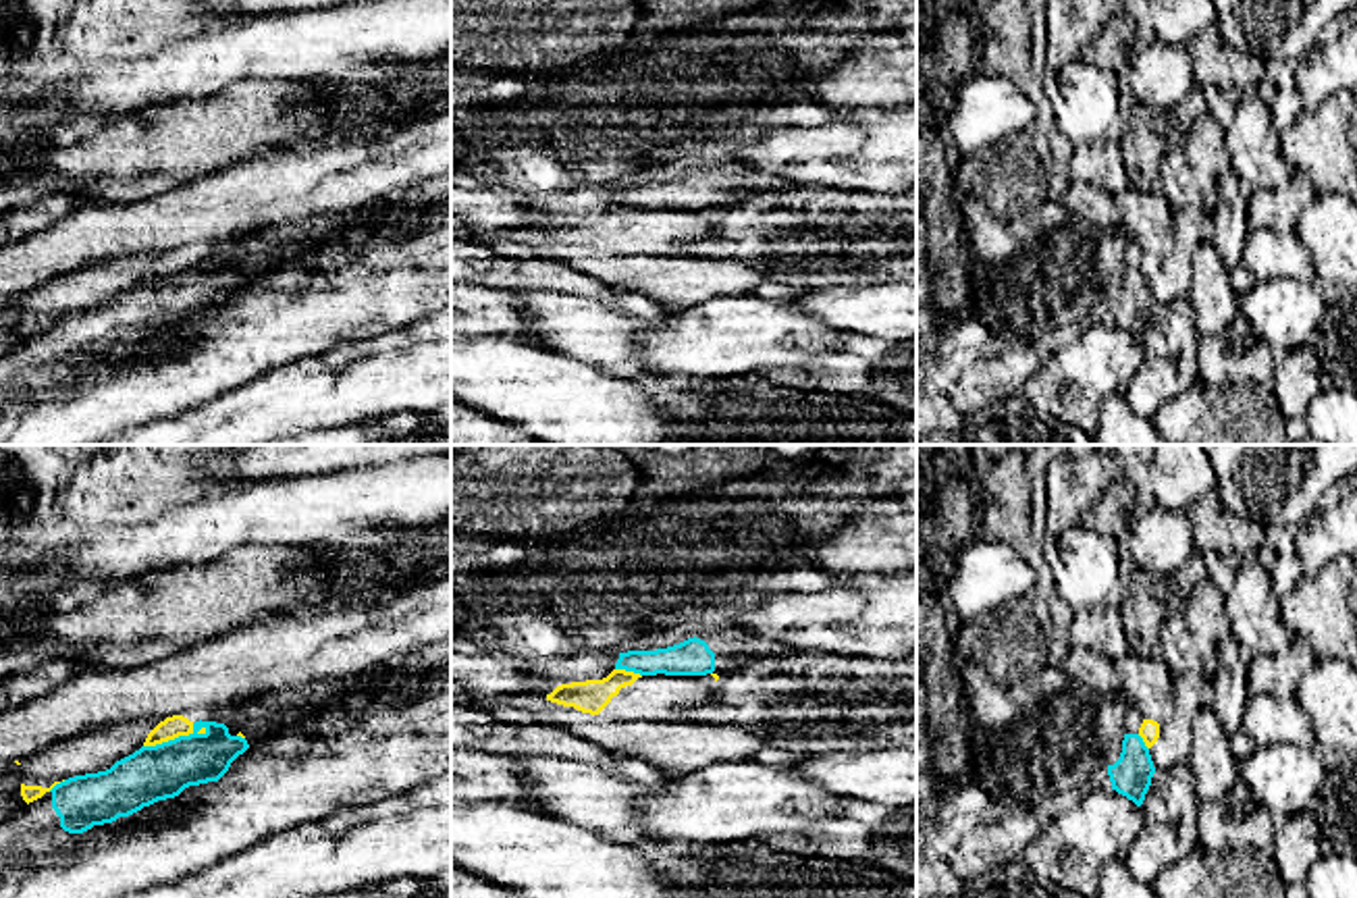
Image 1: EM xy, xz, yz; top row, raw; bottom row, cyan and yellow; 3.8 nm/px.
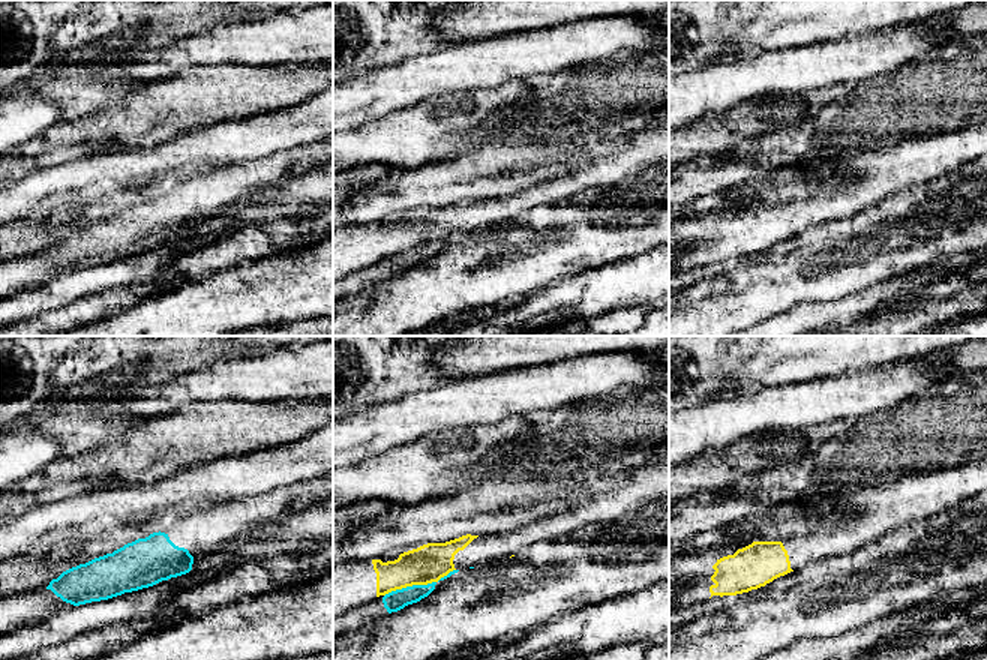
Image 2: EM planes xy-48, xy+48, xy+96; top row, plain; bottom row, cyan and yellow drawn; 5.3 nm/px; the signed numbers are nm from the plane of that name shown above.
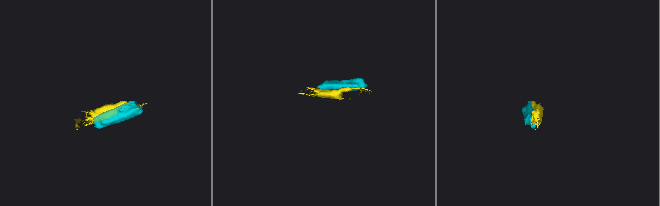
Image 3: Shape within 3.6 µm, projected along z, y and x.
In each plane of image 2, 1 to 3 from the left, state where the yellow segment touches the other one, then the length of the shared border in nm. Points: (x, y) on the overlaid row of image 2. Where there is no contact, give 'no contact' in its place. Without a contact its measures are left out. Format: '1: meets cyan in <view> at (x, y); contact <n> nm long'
1: no contact
2: meets cyan in xy+48 at (419, 585); contact 420 nm long
3: no contact

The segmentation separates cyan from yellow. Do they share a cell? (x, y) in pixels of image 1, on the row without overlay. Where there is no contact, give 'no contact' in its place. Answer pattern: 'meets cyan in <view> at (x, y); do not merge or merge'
meets cyan in xy at (175, 273); do not merge

